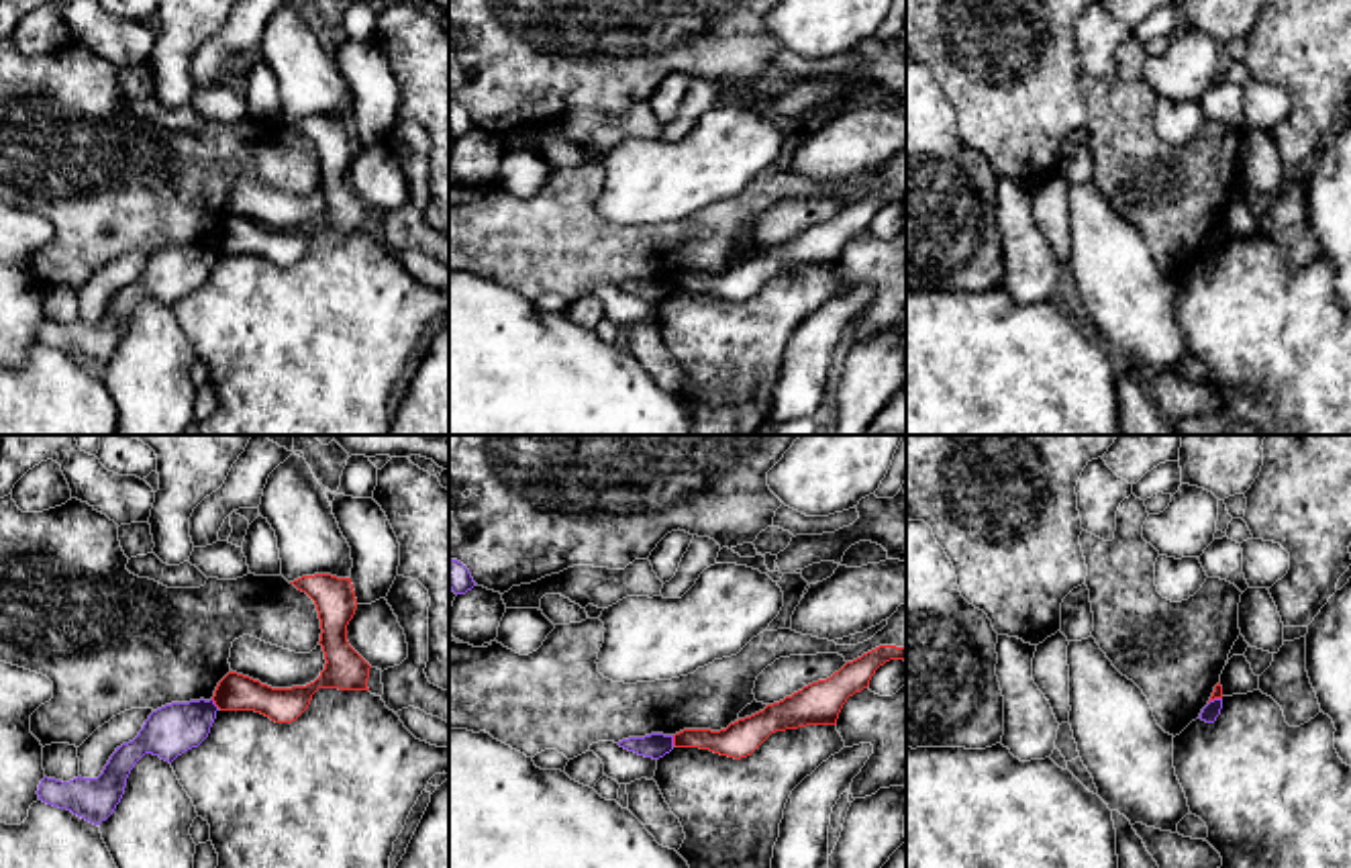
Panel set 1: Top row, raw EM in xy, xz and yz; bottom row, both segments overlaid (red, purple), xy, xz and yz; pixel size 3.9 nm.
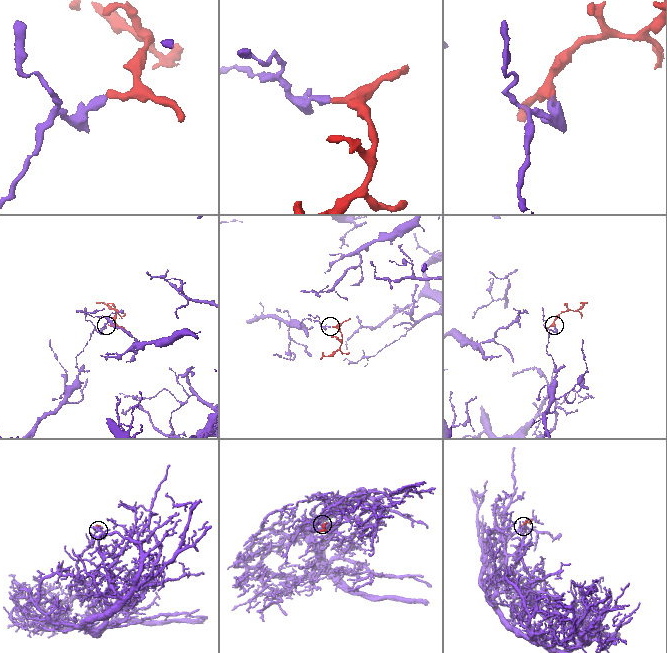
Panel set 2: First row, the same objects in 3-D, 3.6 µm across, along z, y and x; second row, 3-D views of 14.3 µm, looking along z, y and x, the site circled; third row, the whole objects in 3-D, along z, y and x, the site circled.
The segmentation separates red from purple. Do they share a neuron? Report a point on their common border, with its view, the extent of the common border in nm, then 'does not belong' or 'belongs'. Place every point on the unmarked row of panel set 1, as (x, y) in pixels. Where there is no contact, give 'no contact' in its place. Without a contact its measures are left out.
xy (215, 246) | 50 nm | does not belong

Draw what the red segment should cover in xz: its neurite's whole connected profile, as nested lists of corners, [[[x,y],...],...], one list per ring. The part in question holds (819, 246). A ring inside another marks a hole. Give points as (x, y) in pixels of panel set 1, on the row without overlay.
[[[880,188],[847,204],[827,223],[812,225],[763,253],[731,266],[727,272],[684,272],[673,278],[676,290],[700,290],[735,302],[751,298],[771,276],[806,268],[837,268],[849,239],[869,229],[871,219],[890,202],[904,202],[906,192]]]

